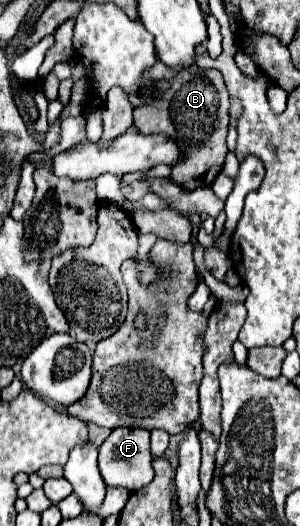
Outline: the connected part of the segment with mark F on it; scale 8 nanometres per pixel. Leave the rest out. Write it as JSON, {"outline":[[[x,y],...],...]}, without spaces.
{"outline":[[[117,428],[99,446],[99,470],[107,486],[123,486],[135,492],[153,480],[153,456],[149,450],[149,430],[143,428]]]}

